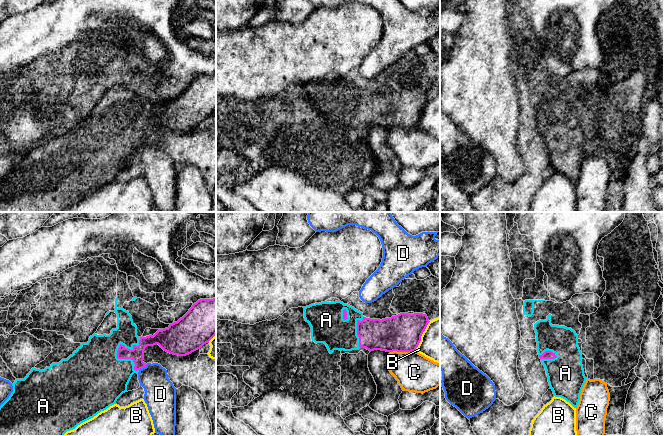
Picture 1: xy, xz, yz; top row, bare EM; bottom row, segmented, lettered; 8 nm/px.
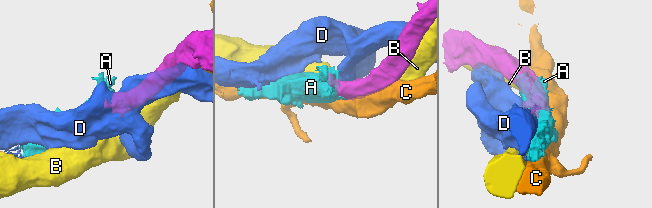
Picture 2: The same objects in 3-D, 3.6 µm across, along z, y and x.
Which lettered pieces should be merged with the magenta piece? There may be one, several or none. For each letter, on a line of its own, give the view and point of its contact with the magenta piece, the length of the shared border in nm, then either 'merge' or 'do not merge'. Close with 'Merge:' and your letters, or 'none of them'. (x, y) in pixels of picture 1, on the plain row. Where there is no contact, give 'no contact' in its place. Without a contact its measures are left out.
A: meets magenta in xy at (117, 127); contact 280 nm long; merge
B: meets magenta in xz at (421, 111); contact 280 nm long; do not merge
C: meets magenta in xz at (402, 127); contact 200 nm long; do not merge
D: meets magenta in xy at (143, 143); contact 90 nm long; do not merge
Merge: A

